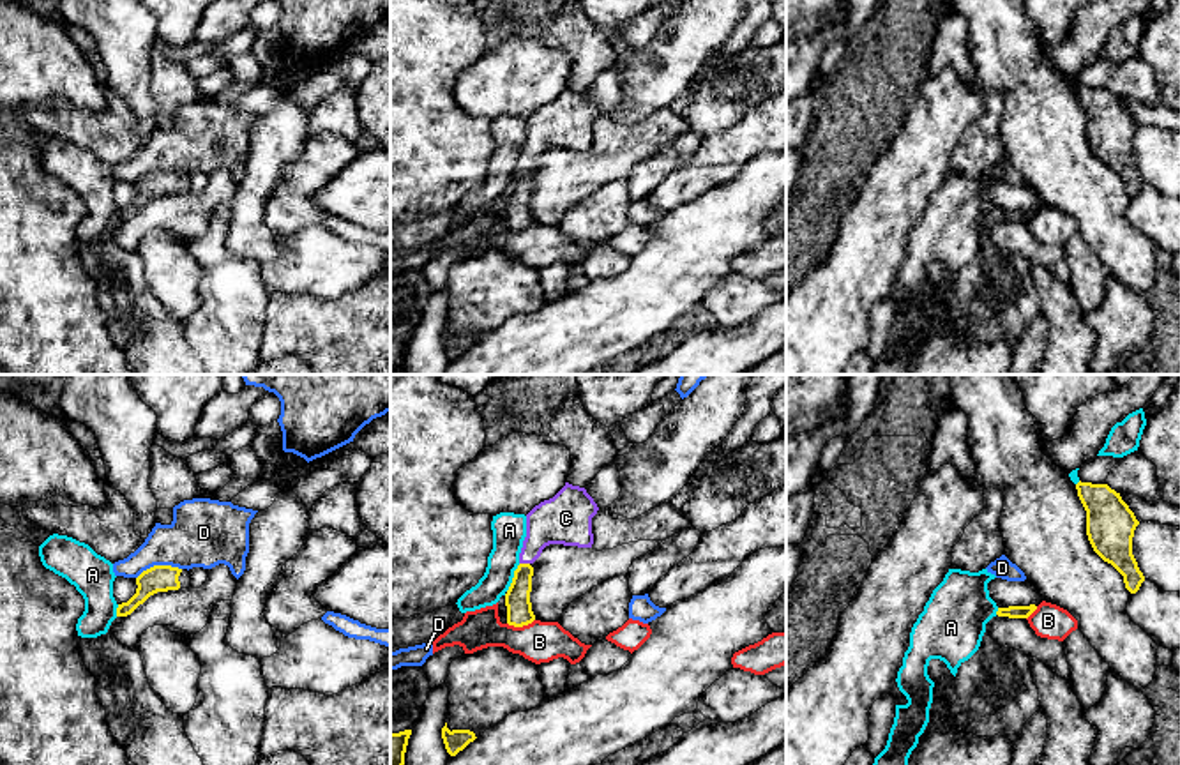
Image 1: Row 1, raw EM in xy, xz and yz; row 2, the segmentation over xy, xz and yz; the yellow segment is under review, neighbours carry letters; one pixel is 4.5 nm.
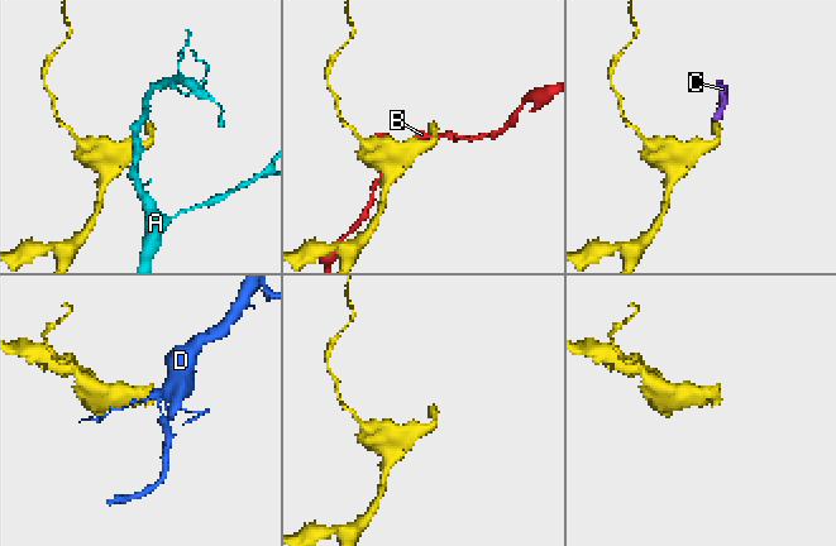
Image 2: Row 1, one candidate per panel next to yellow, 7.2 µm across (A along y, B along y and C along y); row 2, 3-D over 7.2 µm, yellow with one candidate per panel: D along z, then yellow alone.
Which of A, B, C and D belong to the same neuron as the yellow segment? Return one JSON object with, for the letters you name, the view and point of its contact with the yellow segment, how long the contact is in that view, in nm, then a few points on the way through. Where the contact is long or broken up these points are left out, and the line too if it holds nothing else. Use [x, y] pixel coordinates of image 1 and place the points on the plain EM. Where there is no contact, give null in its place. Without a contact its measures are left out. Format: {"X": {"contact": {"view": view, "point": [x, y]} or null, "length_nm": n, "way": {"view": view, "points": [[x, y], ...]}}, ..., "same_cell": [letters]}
{"C": {"contact": {"view": "xz", "point": [525, 168]}, "length_nm": 50, "way": {"view": "xz", "points": [[520, 218], [520, 191], [525, 168], [532, 149], [557, 124]]}}, "same_cell": ["C"]}

